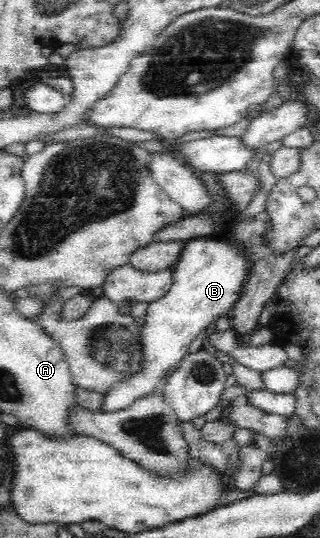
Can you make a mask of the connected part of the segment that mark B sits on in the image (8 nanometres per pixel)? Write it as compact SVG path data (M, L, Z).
M213 237L195 238L193 241L188 240L184 243L180 252L177 265L173 268L173 282L169 292L158 301L152 302L147 309L145 325L142 327L142 347L145 353L145 365L142 370L135 375L131 375L125 382L119 382L113 389L102 395L101 412L112 413L122 411L129 407L131 403L135 403L140 396L146 396L153 392L160 392L167 372L173 365L177 365L180 361L189 355L189 347L196 337L206 327L219 321L227 316L227 311L234 307L234 304L241 298L244 284L248 281L249 267L247 267L247 259L243 257L243 251L235 245L223 243L223 241L213 241Z

